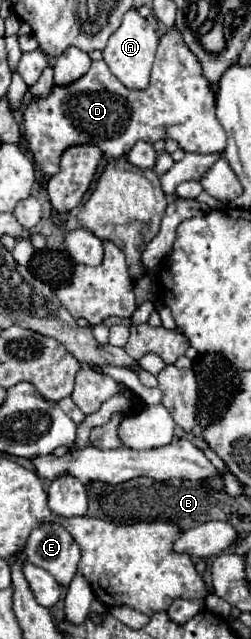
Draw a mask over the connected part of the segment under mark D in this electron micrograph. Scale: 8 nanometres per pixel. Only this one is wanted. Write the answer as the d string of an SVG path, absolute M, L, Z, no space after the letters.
M170 28L158 44L146 90L126 88L106 66L104 60L92 62L90 70L74 84L52 86L46 98L32 98L24 110L24 138L34 160L46 178L60 168L60 158L74 144L98 146L106 158L128 154L138 142L176 140L184 152L212 154L224 152L226 132L214 112L216 96L212 84L202 76L202 64L186 48L178 28Z

